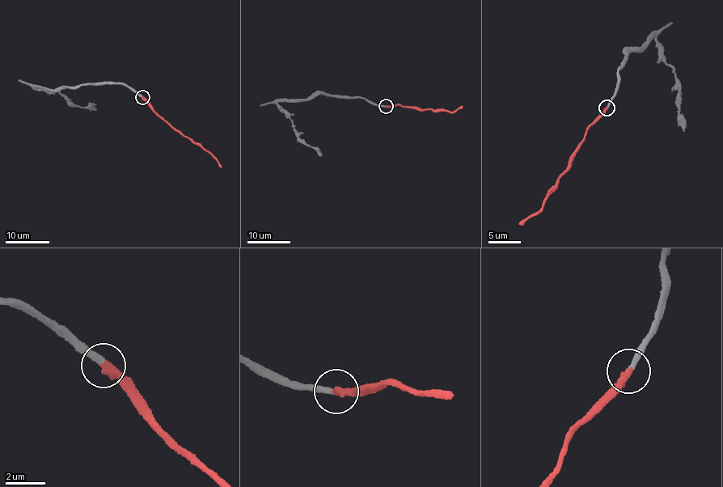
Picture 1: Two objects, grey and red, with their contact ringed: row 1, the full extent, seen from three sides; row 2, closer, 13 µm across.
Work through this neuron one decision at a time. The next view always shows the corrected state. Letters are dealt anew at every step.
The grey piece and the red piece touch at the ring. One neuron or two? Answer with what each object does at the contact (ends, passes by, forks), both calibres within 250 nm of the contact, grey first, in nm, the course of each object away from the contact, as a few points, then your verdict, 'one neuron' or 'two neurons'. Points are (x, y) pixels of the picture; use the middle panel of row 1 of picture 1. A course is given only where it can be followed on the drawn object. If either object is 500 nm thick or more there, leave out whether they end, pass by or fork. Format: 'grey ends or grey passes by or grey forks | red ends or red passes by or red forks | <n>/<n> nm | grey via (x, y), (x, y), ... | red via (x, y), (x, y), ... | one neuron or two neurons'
grey ends | red ends | 300/440 nm | grey via (386, 107), (365, 99), (314, 92), (306, 99), (279, 100), (299, 138), (316, 147), (321, 156) | red via (386, 107), (398, 105), (450, 112), (462, 106) | one neuron

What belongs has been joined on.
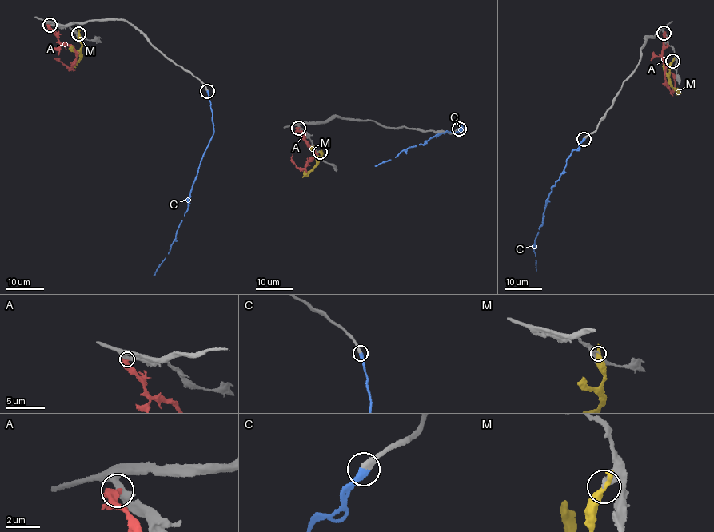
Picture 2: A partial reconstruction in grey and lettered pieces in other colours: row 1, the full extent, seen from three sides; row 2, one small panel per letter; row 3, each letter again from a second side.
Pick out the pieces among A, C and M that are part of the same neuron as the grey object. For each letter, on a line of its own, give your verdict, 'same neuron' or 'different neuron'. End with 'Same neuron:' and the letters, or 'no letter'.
A: different neuron
C: same neuron
M: different neuron
Same neuron: C

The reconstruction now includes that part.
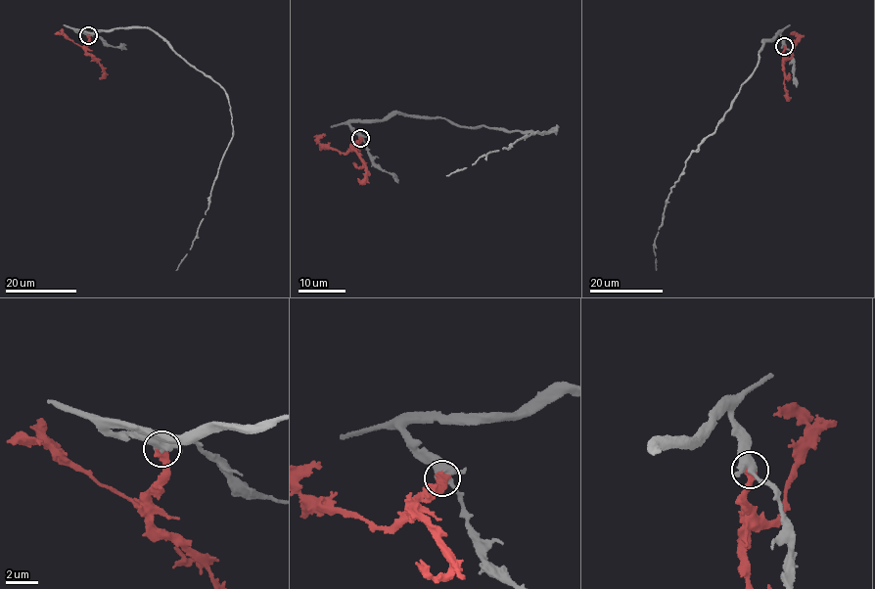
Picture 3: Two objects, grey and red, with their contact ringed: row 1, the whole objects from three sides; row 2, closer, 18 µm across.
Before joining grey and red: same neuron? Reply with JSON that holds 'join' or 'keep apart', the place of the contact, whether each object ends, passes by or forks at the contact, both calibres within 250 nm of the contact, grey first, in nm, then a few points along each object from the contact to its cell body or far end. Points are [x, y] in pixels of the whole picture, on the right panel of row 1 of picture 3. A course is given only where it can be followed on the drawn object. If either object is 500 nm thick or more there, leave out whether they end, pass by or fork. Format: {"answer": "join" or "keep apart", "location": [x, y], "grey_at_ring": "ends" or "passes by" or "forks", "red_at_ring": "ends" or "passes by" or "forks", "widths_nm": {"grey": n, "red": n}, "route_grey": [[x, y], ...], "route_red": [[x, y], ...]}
{"answer": "join", "location": [784, 46], "widths_nm": {"grey": 380, "red": 550}, "route_grey": [[785, 46], [779, 32], [772, 41], [763, 42], [755, 70], [715, 129], [686, 160], [653, 246], [656, 270]], "route_red": [[785, 46], [786, 99]]}

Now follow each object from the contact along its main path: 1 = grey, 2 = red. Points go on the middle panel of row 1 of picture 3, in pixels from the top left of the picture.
1: (360, 138), (351, 122), (399, 113), (467, 128), (540, 134), (558, 126), (446, 175)
2: (360, 138), (352, 150), (365, 170), (363, 179), (357, 179)

